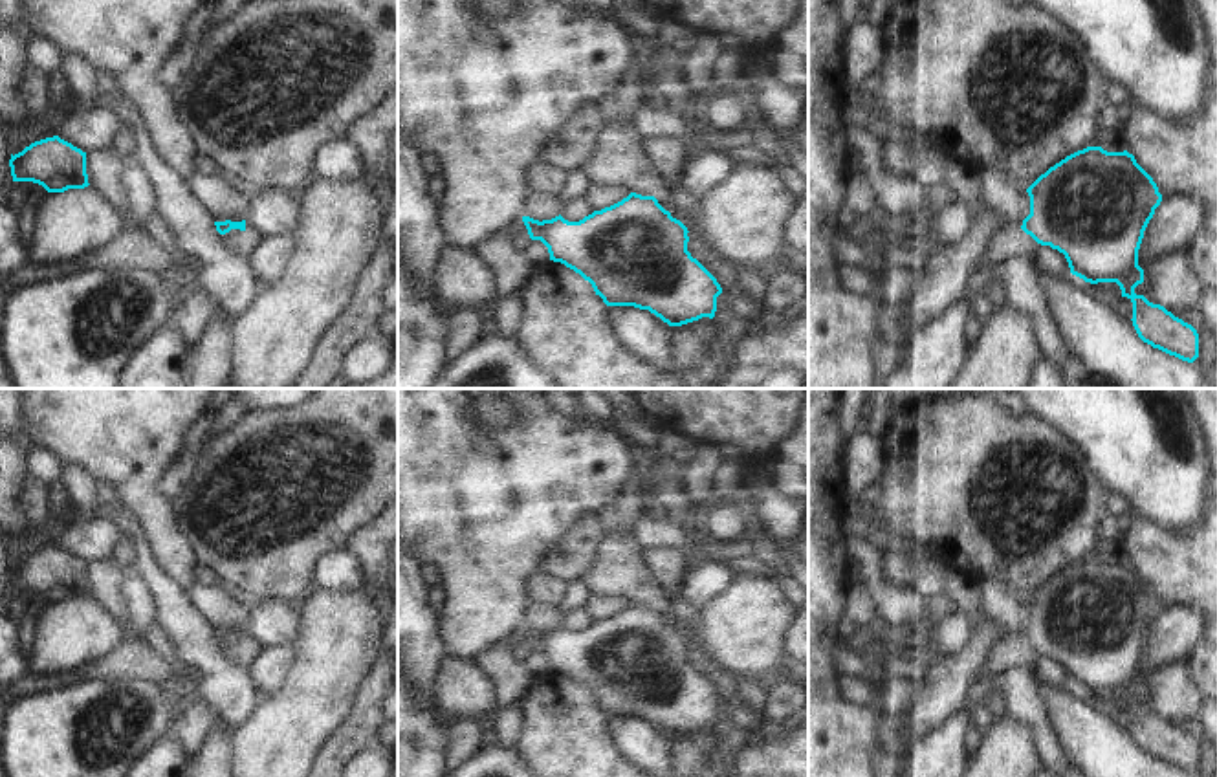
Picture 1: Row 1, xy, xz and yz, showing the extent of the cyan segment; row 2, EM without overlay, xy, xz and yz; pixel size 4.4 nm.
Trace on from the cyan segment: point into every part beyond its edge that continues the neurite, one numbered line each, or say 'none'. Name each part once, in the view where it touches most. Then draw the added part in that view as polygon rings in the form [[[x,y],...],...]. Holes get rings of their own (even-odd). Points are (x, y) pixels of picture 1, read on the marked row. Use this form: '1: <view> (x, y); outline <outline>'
none

